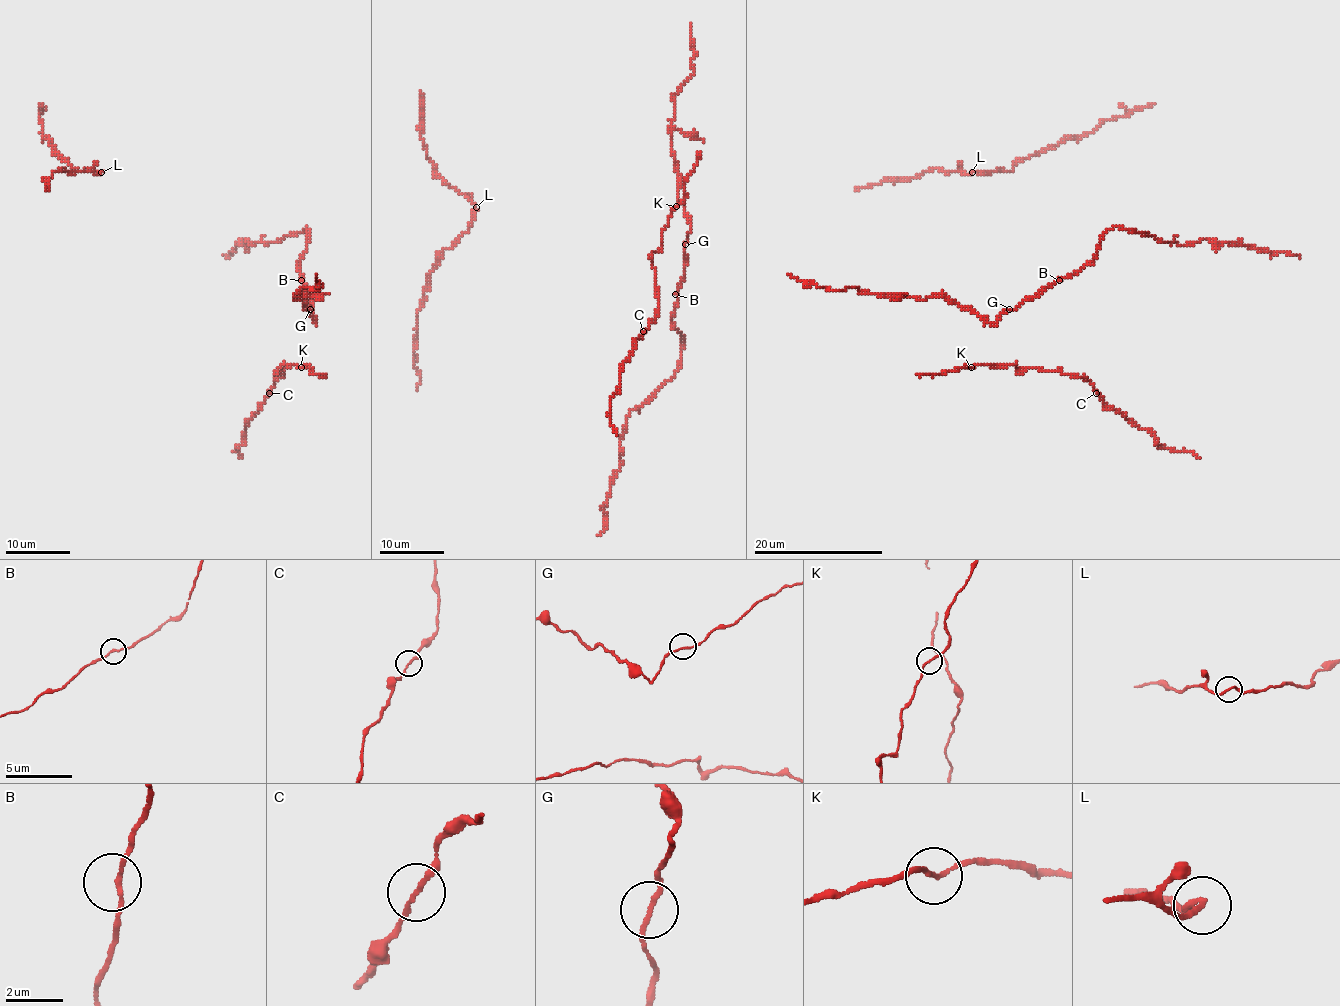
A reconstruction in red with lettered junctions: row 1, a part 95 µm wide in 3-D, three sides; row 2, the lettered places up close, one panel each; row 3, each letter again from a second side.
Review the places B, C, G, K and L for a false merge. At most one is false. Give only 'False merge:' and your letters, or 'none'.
False merge: none

